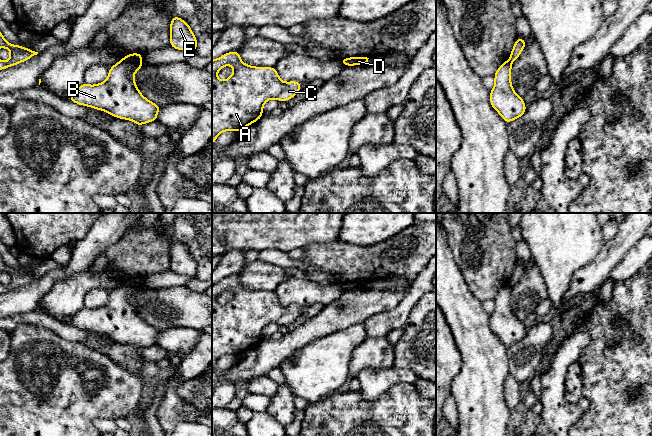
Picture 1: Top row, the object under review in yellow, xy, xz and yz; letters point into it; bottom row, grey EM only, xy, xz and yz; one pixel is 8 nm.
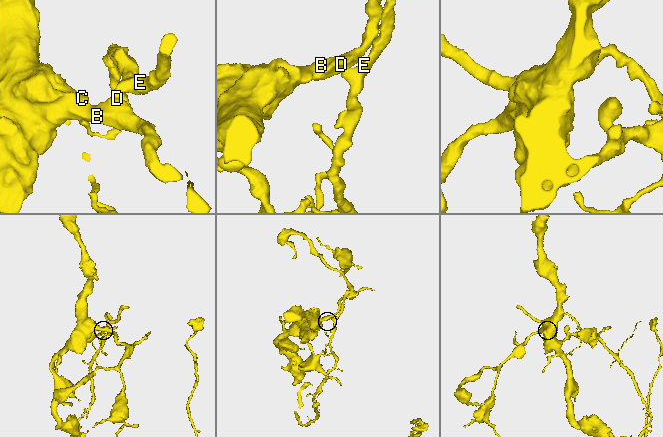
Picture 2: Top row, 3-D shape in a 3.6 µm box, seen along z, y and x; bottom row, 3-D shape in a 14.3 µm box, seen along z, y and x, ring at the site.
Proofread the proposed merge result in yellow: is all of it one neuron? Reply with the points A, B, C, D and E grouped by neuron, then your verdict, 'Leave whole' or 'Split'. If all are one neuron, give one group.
Groups: A B C D / E. Split

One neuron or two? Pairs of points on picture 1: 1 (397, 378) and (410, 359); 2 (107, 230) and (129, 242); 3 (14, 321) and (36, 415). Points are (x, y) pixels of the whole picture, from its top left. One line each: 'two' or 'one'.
1: two
2: two
3: two

